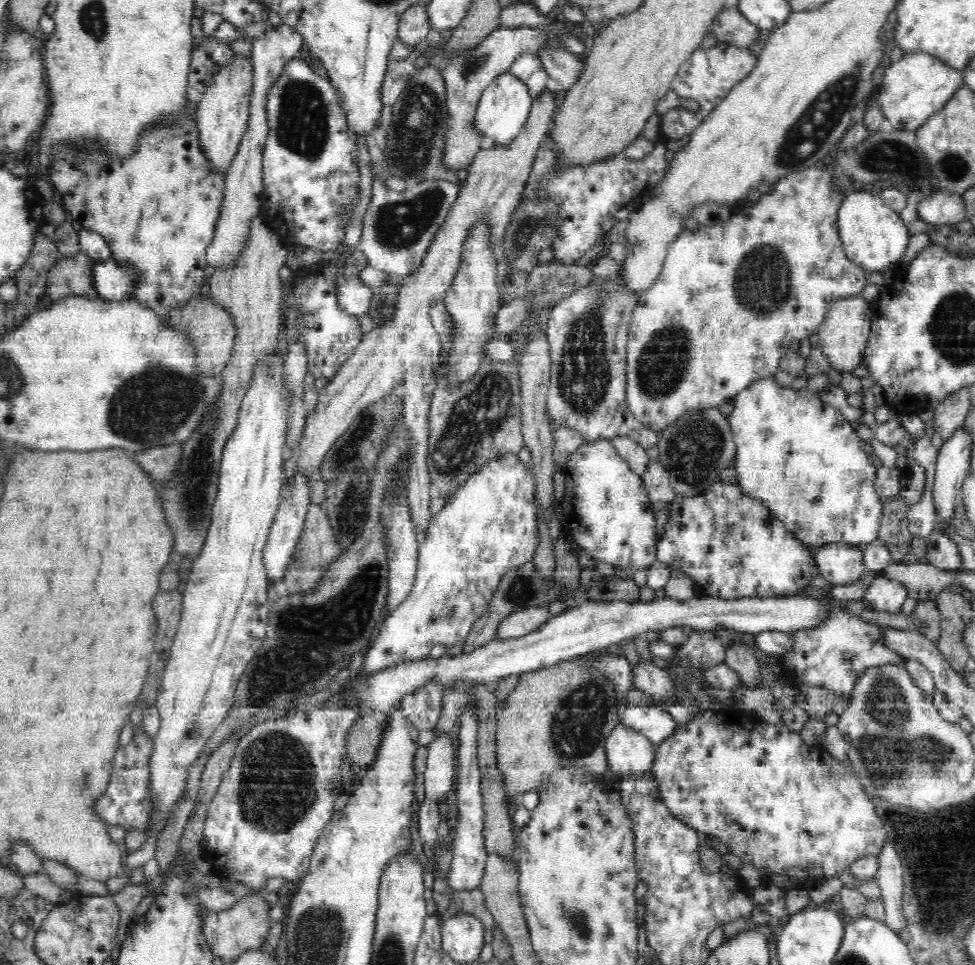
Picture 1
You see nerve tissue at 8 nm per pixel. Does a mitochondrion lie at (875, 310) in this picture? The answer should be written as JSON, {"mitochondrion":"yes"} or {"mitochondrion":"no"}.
{"mitochondrion":"no"}

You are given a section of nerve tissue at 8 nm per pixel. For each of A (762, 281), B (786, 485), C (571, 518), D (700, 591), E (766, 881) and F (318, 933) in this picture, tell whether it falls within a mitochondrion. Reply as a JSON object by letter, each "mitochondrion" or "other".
{"A":"mitochondrion","B":"mitochondrion","C":"other","D":"other","E":"other","F":"mitochondrion"}

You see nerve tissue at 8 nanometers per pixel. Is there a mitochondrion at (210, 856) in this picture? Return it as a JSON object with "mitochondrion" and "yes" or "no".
{"mitochondrion":"no"}

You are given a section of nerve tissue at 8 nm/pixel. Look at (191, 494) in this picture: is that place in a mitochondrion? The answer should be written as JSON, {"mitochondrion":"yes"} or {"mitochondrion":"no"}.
{"mitochondrion":"yes"}

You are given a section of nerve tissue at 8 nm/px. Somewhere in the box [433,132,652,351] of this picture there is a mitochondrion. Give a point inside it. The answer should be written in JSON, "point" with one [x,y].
{"point":[526,229]}

